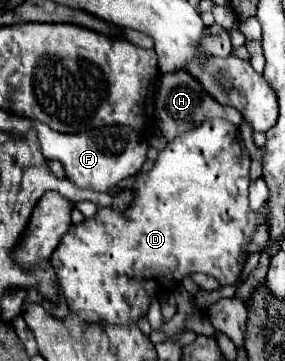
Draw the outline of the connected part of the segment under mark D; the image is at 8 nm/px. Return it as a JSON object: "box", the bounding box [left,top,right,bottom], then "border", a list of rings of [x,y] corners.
{"box":[50,119,268,325],"border":[[[208,119],[204,121],[200,127],[182,133],[180,137],[176,137],[174,141],[170,141],[166,145],[166,149],[158,155],[154,167],[148,173],[138,173],[136,181],[134,181],[134,199],[130,203],[130,207],[126,211],[114,211],[112,207],[100,207],[96,211],[94,217],[84,219],[82,223],[72,225],[72,229],[68,229],[68,233],[64,233],[64,237],[60,239],[60,245],[56,247],[56,251],[50,257],[50,263],[56,271],[56,281],[64,293],[66,305],[72,313],[76,313],[76,317],[80,317],[82,323],[86,325],[132,325],[138,323],[140,317],[144,317],[148,313],[154,289],[148,283],[154,283],[158,279],[162,279],[164,275],[174,275],[174,277],[184,277],[184,275],[192,275],[192,273],[206,273],[216,277],[222,285],[236,285],[242,277],[242,269],[244,269],[244,261],[240,261],[240,253],[244,253],[244,249],[250,249],[250,253],[258,253],[266,247],[268,237],[264,237],[268,233],[266,225],[260,225],[260,213],[252,211],[248,205],[248,185],[250,185],[250,157],[248,151],[244,149],[244,141],[240,137],[240,131],[236,129],[236,125],[232,125],[226,119]]]}

